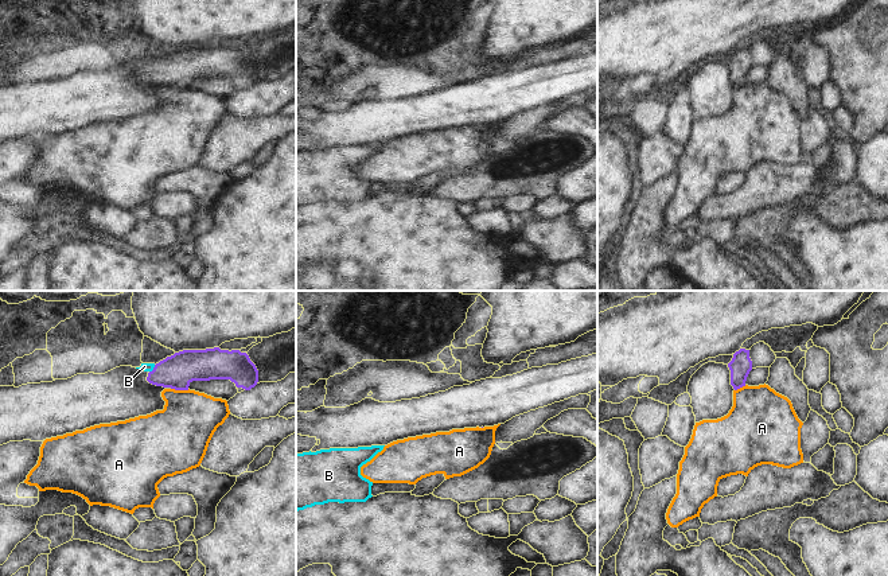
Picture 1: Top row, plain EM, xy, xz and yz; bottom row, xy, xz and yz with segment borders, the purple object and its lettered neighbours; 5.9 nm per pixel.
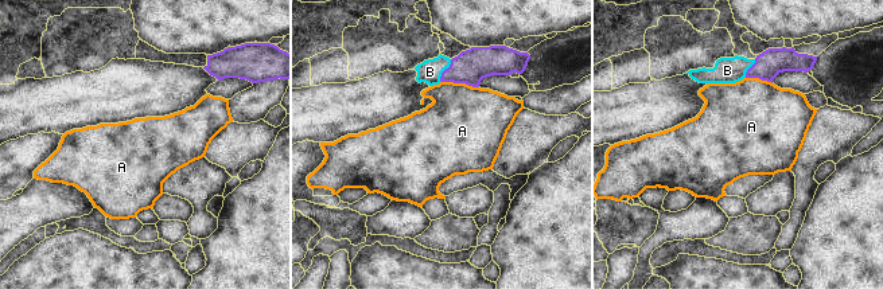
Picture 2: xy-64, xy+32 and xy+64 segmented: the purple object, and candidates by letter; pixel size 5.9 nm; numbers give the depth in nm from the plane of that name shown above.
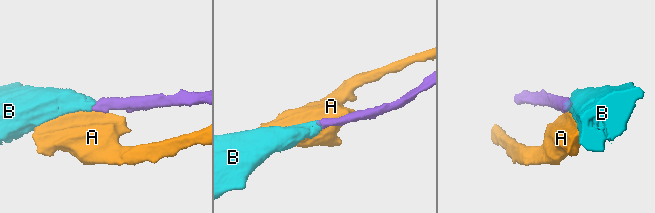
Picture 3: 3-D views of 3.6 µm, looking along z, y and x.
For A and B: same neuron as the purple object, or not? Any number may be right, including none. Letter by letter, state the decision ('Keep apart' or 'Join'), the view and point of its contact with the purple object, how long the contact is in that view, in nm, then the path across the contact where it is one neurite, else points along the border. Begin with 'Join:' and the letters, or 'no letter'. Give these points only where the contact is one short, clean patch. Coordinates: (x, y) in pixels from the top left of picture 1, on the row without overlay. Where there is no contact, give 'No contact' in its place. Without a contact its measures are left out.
Join: B
A: Keep apart. Touches purple at xy (180, 88). Shared border 110 nm. Boundary: xy (171, 86), (189, 88)
B: Join. Touches purple at xy (154, 67). Shared border 60 nm. Path across: xy (176, 70), (154, 67), (144, 65)

